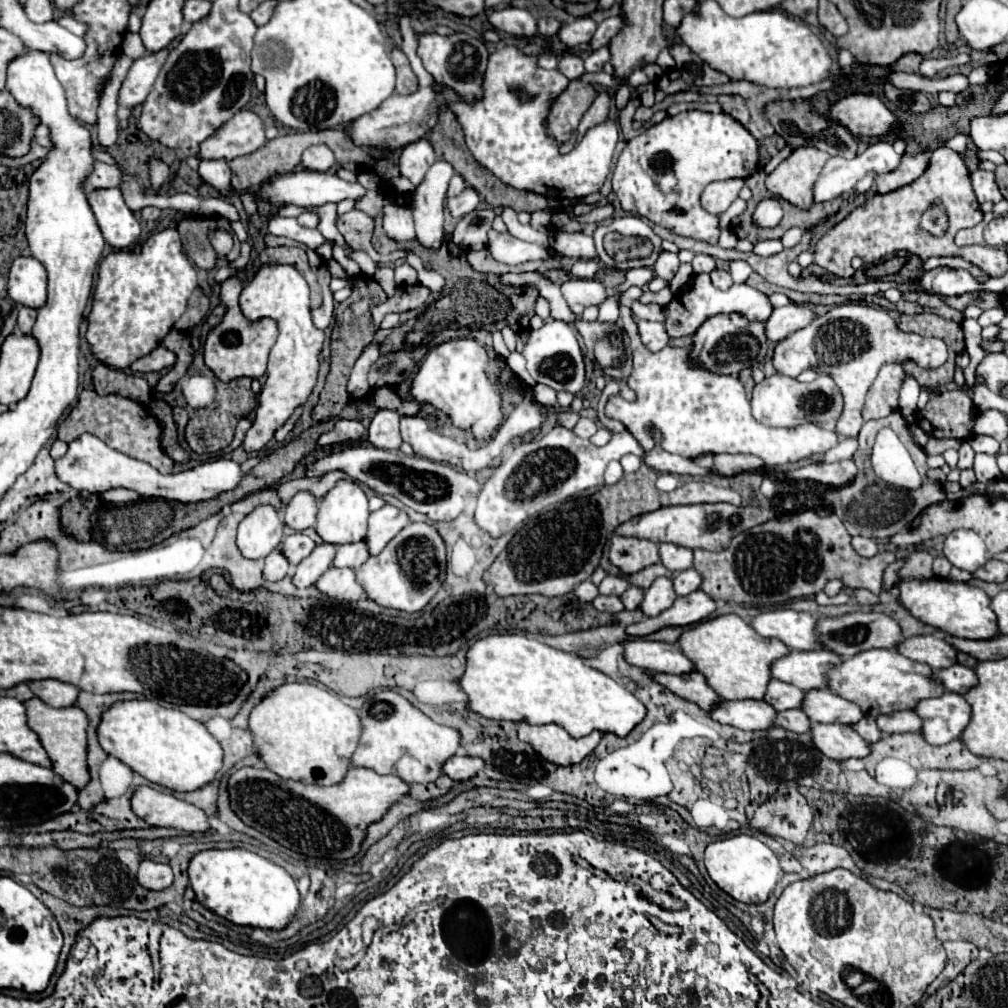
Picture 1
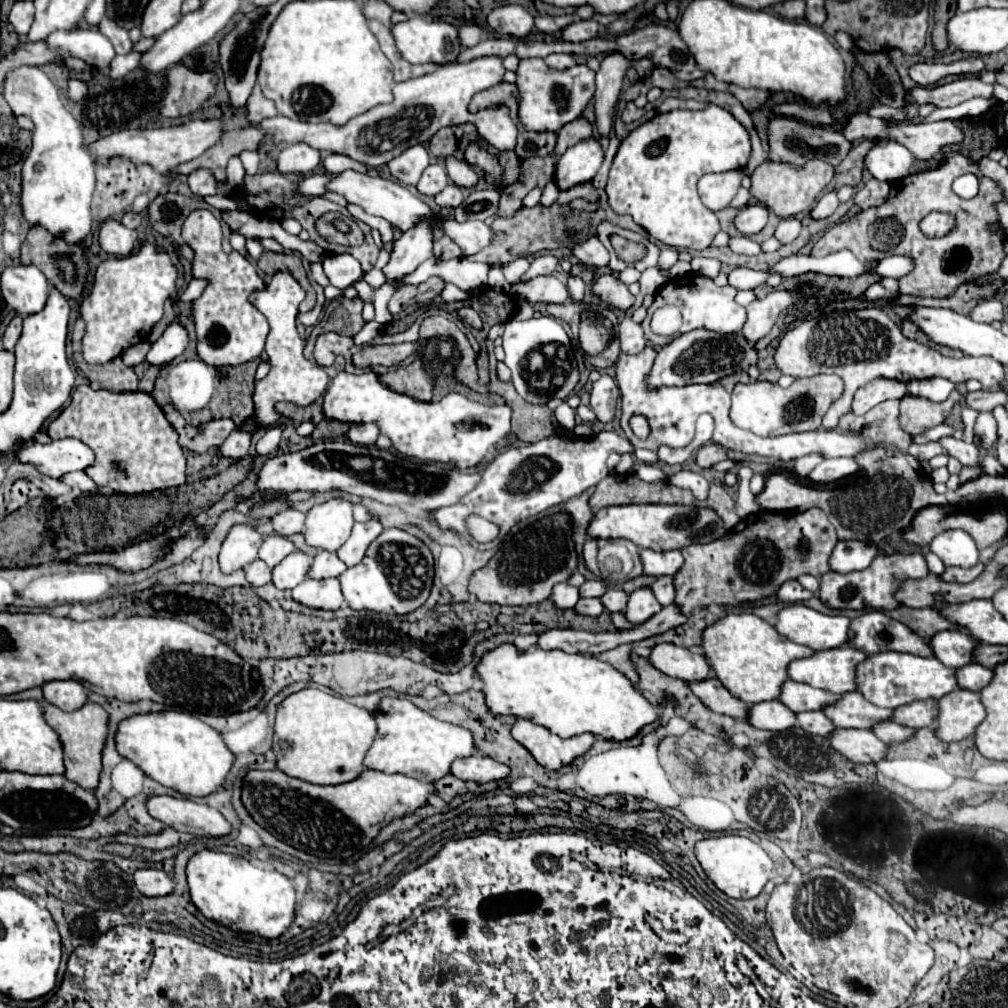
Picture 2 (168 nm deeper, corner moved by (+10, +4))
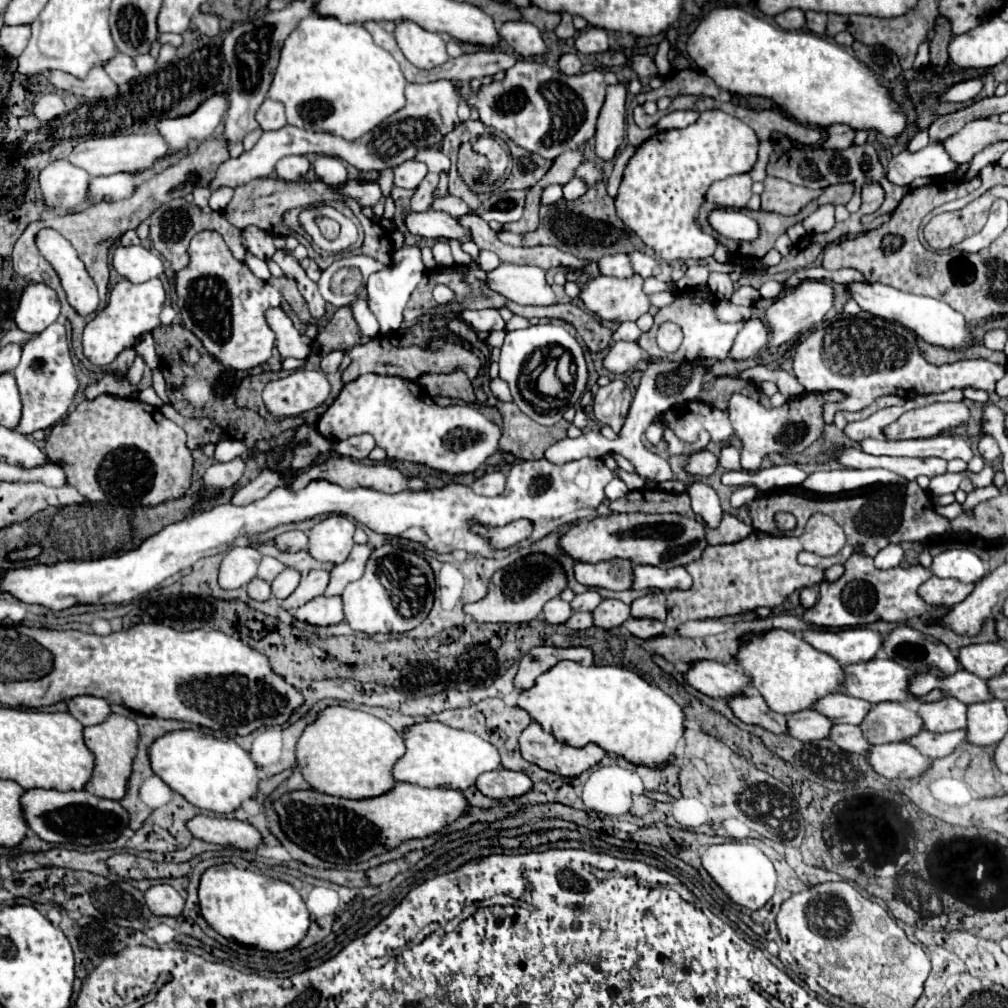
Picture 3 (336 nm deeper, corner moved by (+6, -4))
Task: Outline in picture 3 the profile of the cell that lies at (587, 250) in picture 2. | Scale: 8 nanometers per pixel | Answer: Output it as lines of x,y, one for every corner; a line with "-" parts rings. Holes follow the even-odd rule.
628,255
602,257
598,261
598,267
600,267
602,275
610,275
610,277
632,277
634,275
634,269
632,269

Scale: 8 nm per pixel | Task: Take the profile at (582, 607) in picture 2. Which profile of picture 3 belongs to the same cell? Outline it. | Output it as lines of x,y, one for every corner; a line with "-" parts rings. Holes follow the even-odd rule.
572,613
572,617
564,623
568,629
572,631
580,631
580,629
588,629
592,627
592,615
590,613

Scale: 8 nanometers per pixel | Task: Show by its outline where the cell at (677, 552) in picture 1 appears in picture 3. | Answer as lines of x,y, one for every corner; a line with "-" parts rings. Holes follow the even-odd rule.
634,565
632,567
634,579
632,589
660,589
660,591
672,591
672,589
690,589
692,577
684,567
672,567
672,569
660,569
652,565

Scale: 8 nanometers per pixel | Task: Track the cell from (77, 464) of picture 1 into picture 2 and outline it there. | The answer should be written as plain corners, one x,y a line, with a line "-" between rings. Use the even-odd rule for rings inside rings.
60,439
48,445
32,443
28,449
22,449
14,461
32,463
36,469
48,477
62,479
66,473
84,471
94,465
96,453
92,447
80,439

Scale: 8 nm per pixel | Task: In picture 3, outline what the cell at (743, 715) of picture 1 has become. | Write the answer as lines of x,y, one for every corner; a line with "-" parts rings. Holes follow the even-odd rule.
806,709
804,713
788,715
788,735
796,737
800,741
826,739
826,737
830,737
832,725
834,723
826,715
814,711
814,709

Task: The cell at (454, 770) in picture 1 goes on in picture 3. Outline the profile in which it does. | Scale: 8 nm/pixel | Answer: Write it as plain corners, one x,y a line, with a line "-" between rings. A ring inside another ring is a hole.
498,769
490,773
482,773
476,781
476,787
492,799
514,799
532,791
532,779
526,773

